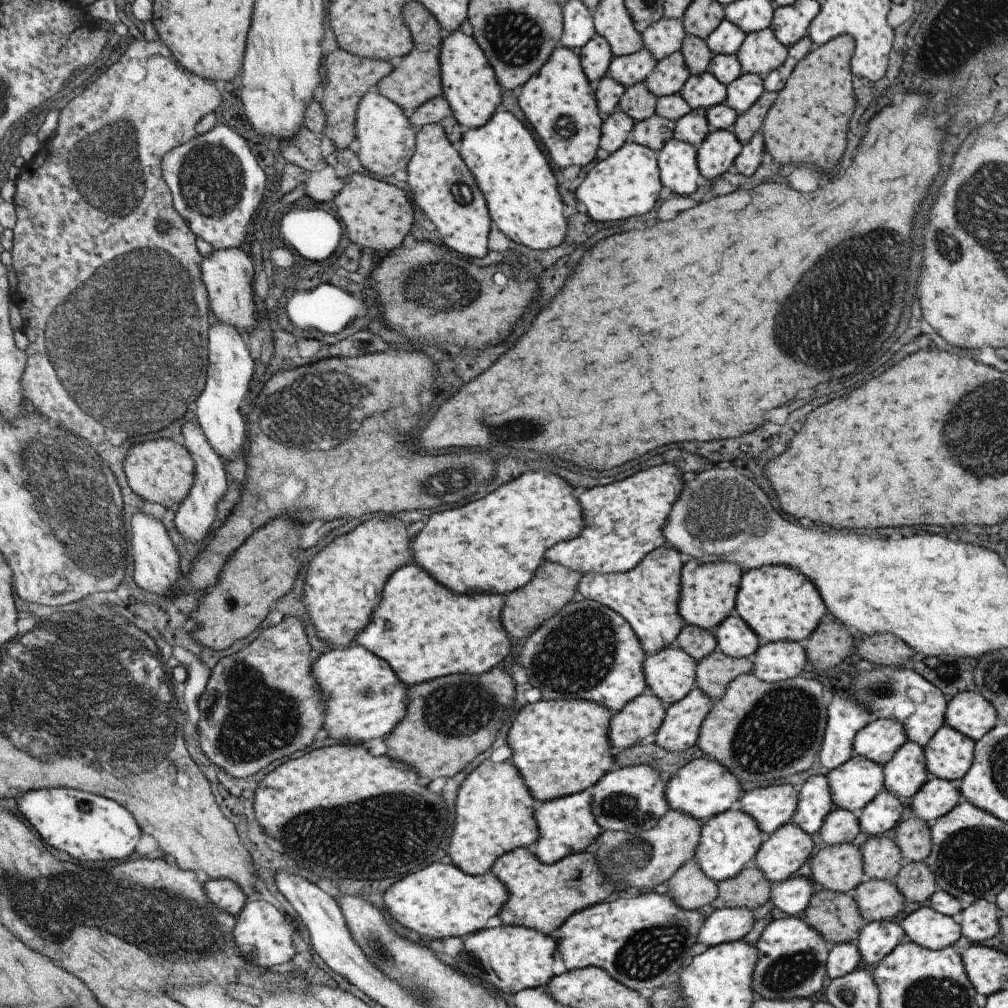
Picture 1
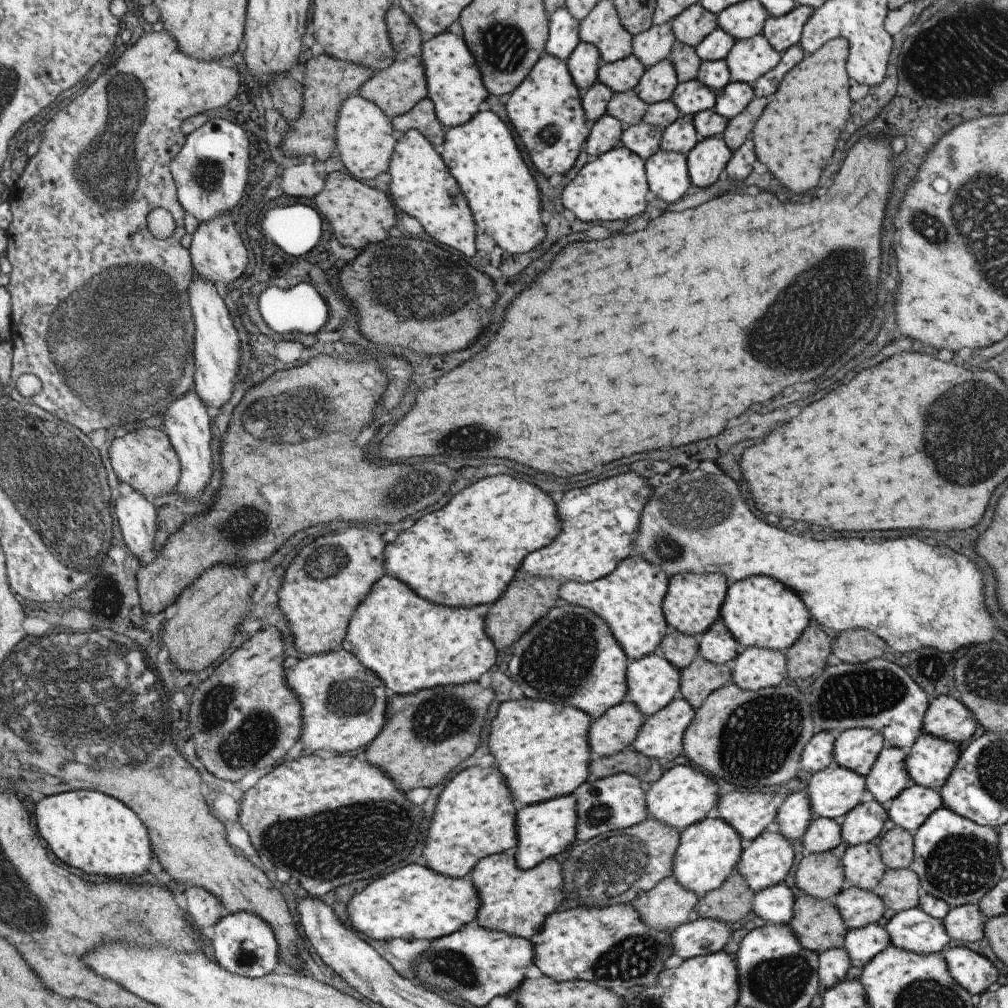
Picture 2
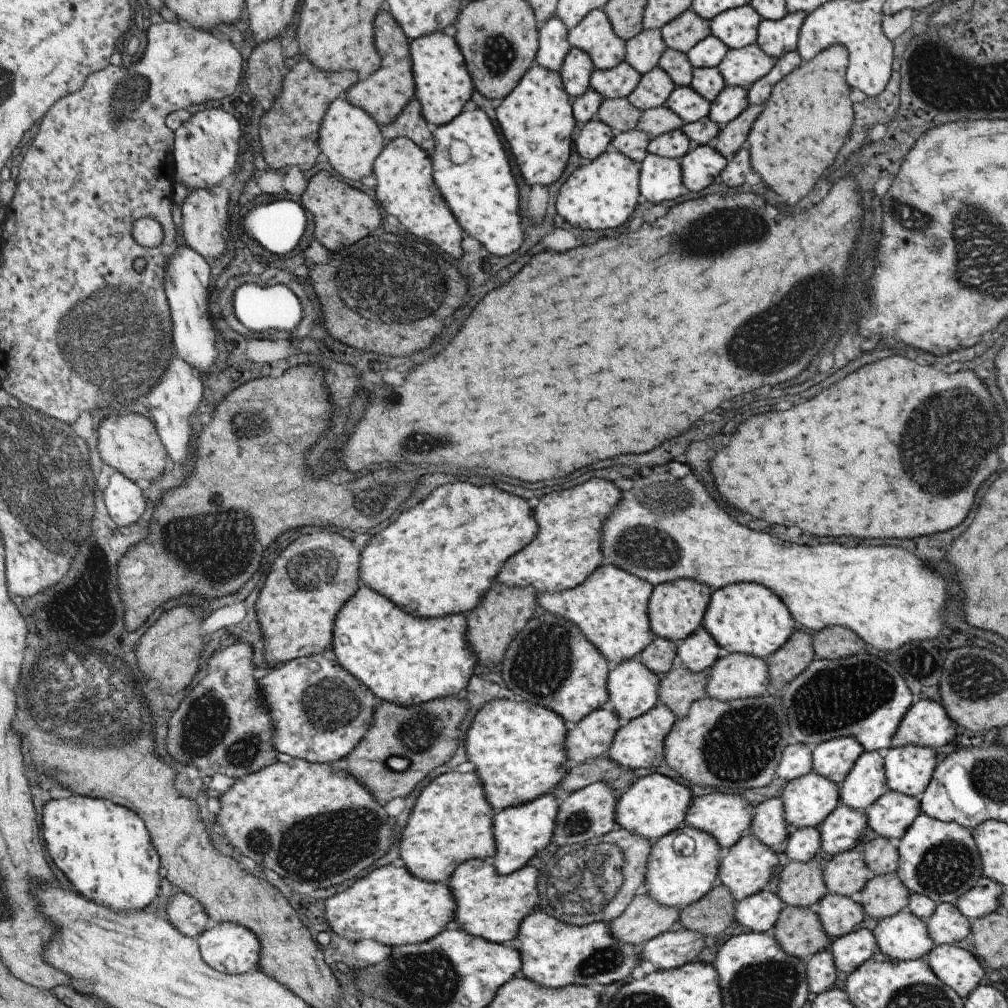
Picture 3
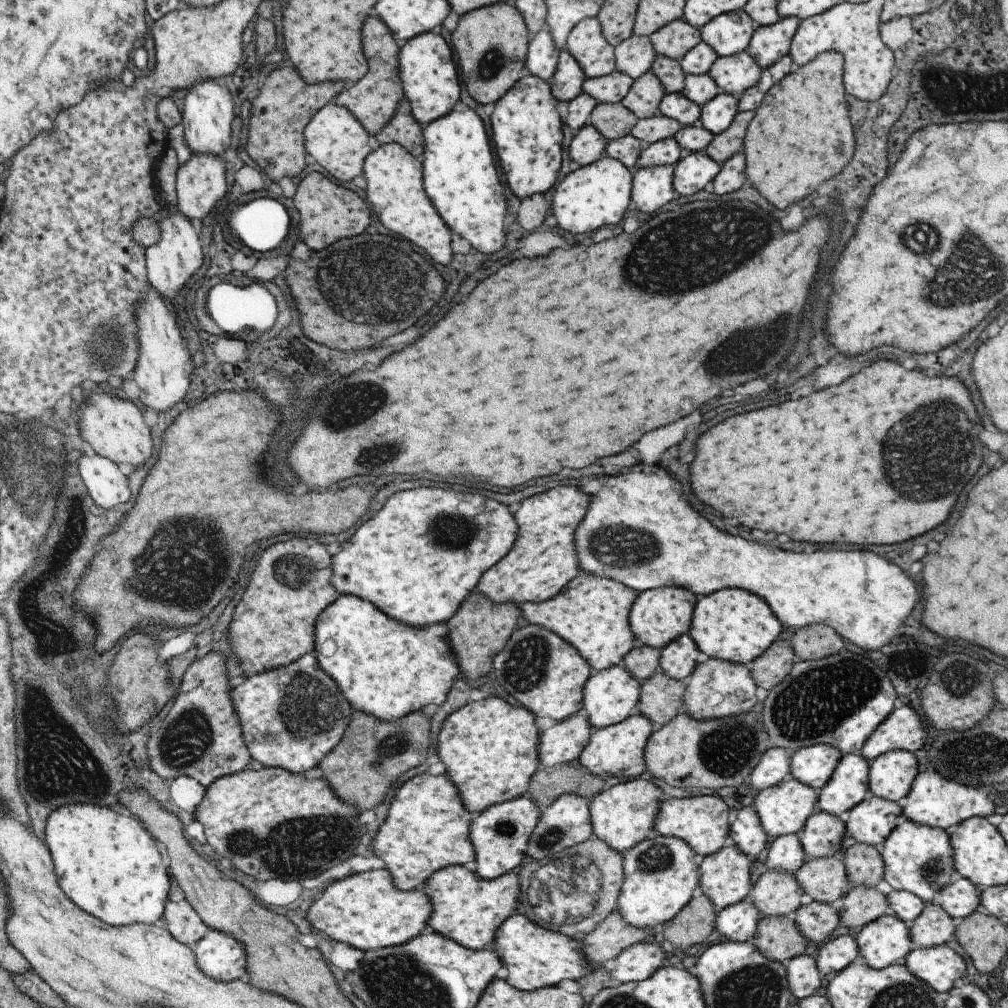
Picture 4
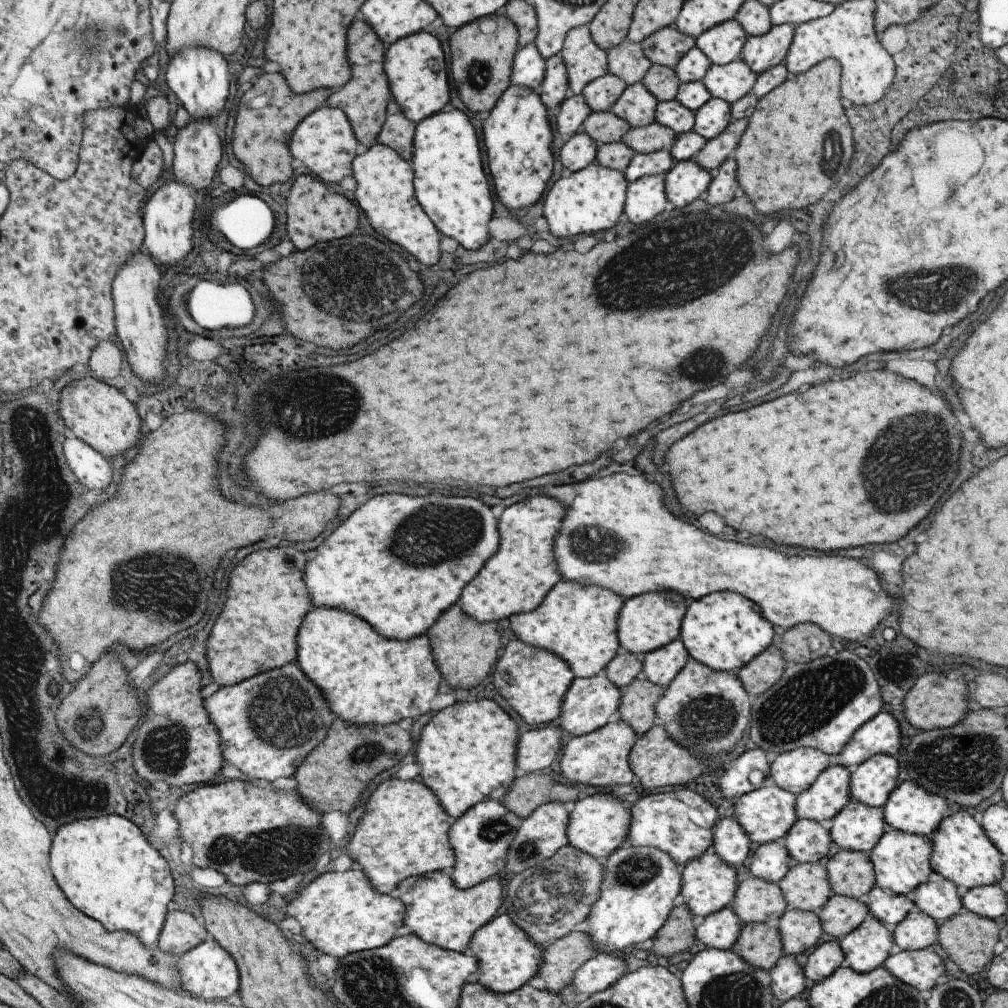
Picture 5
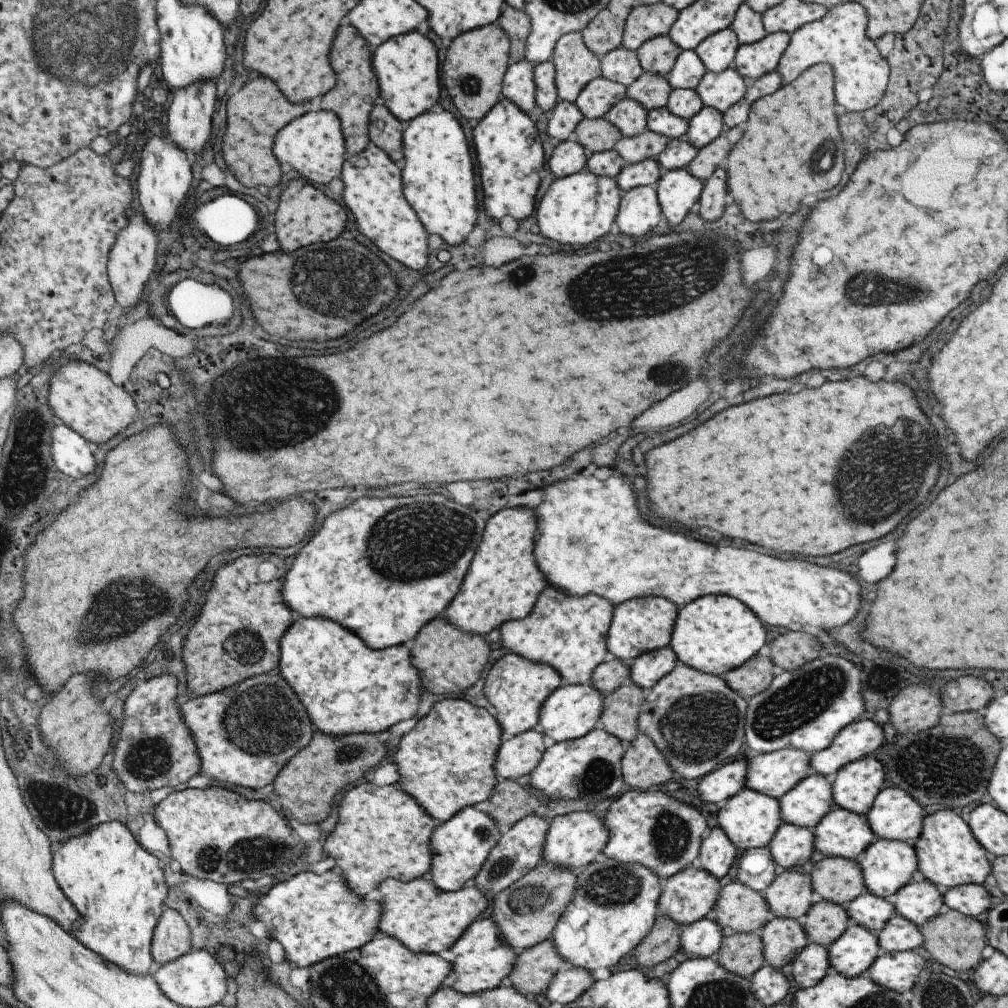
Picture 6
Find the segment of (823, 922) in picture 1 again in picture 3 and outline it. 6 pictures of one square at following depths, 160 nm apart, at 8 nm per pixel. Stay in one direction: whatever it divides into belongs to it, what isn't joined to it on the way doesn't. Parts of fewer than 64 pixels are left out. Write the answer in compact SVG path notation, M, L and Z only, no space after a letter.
M784 905L770 933L775 937L785 954L804 962L807 962L810 956L813 956L816 952L829 948L831 944L831 938L826 936L820 920L810 907Z

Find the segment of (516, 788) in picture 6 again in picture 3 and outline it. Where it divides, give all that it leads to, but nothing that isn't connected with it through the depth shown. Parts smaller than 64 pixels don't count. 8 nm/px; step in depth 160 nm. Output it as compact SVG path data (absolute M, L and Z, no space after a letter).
M605 754L578 765L570 765L567 772L556 788L570 793L591 783L604 782L620 797L634 783L633 771L620 767Z

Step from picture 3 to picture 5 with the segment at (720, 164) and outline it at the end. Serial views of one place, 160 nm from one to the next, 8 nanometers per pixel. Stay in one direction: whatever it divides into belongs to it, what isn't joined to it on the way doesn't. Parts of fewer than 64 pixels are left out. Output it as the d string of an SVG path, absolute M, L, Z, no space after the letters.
M692 159L675 162L663 175L663 192L667 202L675 209L691 204L699 194L706 191L712 180L711 175Z

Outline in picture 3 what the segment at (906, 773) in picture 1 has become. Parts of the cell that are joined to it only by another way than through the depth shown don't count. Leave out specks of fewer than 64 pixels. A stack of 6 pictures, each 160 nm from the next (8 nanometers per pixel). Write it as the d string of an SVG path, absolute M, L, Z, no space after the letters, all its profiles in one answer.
M882 752L861 753L849 774L838 785L839 804L863 812L888 790Z

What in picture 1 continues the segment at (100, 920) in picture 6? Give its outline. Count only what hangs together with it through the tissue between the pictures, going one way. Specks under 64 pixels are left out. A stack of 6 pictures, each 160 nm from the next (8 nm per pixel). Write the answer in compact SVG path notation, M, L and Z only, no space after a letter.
M69 787L35 789L26 792L17 803L18 810L29 819L33 828L41 833L43 839L52 847L64 850L71 857L79 860L113 860L115 858L129 858L139 842L141 828L135 820L135 815L124 805L103 795L96 795L82 789Z

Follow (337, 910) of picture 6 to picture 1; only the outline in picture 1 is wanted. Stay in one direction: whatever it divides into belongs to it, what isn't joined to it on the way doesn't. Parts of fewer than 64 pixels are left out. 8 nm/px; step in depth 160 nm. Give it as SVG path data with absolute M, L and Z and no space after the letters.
M437 862L411 872L407 878L393 884L383 894L382 908L389 918L393 918L391 920L421 934L424 940L465 938L483 929L485 922L500 912L507 899L508 890L493 873L470 875L453 863Z

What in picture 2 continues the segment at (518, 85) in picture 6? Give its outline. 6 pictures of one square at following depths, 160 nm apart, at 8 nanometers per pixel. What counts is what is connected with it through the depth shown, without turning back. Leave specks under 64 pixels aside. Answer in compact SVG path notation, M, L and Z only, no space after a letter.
M560 7L547 20L547 40L543 50L557 60L565 61L580 42L577 32L579 21L575 20L565 8Z

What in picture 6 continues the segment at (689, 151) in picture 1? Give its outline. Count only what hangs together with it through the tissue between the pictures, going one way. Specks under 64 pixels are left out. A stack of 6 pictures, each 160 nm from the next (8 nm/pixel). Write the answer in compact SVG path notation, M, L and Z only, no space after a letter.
M637 186L621 193L621 201L615 218L620 234L641 238L661 218L661 209L652 186Z

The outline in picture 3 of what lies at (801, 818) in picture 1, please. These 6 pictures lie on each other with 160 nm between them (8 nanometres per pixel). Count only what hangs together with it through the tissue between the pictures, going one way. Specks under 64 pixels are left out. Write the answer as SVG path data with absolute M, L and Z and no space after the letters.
M767 799L754 808L748 832L770 849L780 850L790 833L782 809L782 800Z

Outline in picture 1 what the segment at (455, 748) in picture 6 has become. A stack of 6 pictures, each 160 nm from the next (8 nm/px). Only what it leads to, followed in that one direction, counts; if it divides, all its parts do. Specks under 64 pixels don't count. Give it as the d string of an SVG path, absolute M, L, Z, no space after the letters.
M541 698L536 703L527 703L519 710L507 732L506 742L512 752L509 760L520 772L525 786L537 803L585 791L606 772L616 767L614 752L608 739L610 717L609 709L602 704L581 699L543 700Z

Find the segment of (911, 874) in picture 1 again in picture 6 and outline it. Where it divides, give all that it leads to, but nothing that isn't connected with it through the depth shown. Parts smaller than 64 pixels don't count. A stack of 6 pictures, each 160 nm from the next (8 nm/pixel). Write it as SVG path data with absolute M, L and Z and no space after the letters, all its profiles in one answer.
M818 899L799 921L806 939L823 947L838 940L849 925L845 906Z

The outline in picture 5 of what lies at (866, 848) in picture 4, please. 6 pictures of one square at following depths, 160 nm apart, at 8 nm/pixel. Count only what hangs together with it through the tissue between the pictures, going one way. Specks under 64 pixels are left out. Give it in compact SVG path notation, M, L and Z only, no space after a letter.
M842 850L824 864L832 894L861 900L874 888L873 866L863 852Z

